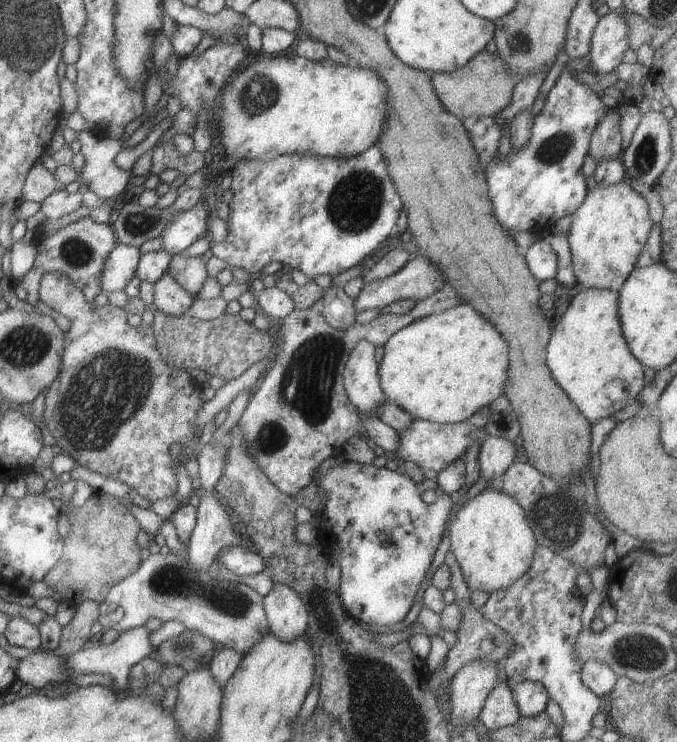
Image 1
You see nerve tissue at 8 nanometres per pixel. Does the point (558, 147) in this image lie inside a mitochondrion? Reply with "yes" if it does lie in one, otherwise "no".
yes

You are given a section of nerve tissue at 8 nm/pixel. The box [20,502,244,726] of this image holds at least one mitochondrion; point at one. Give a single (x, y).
(184, 646)

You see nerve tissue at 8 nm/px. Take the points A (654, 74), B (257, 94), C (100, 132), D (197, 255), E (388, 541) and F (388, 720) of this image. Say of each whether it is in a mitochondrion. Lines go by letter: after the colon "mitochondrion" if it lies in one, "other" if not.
A: other
B: mitochondrion
C: other
D: other
E: other
F: mitochondrion

